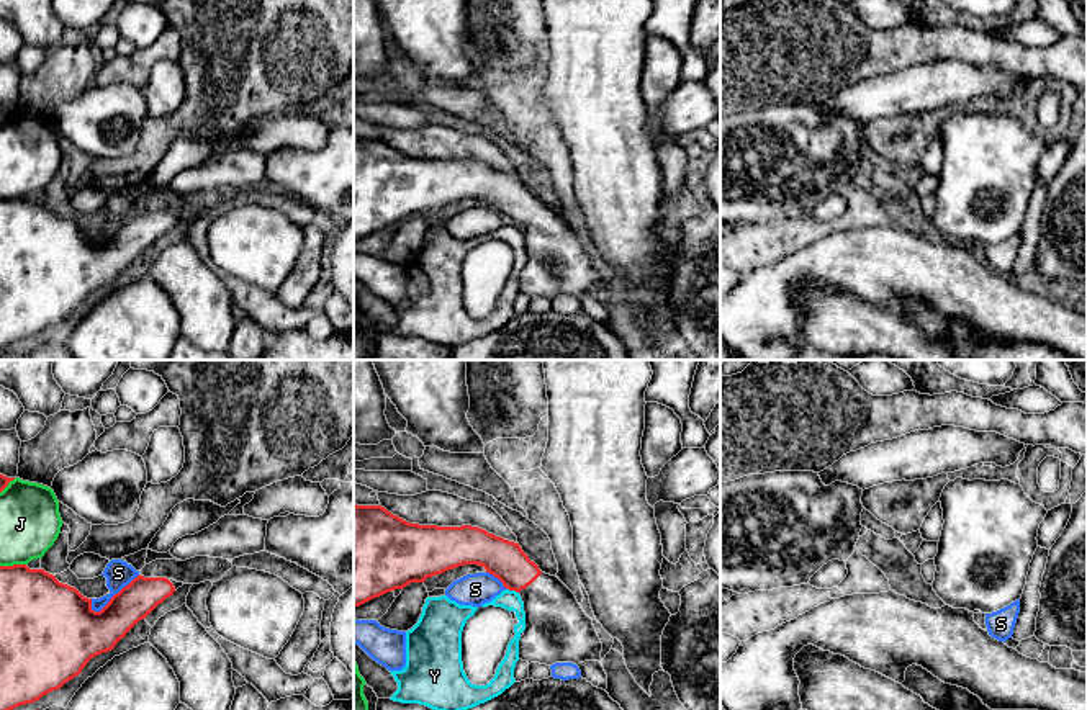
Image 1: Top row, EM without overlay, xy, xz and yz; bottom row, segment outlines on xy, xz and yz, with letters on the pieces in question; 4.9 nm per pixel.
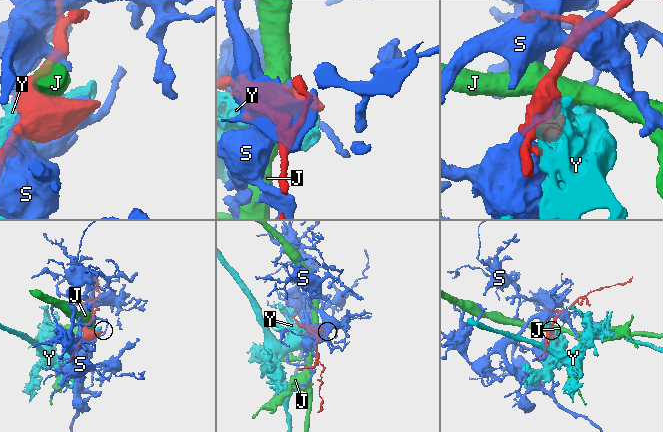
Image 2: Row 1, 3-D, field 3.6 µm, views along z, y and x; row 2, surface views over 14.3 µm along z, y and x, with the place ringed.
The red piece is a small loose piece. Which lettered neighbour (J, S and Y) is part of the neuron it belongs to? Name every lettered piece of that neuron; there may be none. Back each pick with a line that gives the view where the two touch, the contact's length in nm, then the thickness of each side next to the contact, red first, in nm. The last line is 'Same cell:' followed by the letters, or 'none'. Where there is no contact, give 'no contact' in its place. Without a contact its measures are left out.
Same cell: none

